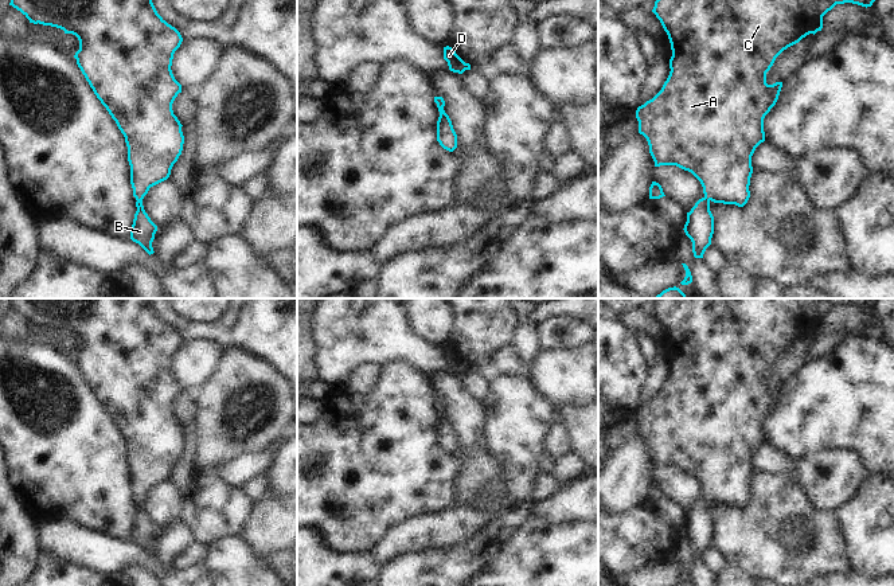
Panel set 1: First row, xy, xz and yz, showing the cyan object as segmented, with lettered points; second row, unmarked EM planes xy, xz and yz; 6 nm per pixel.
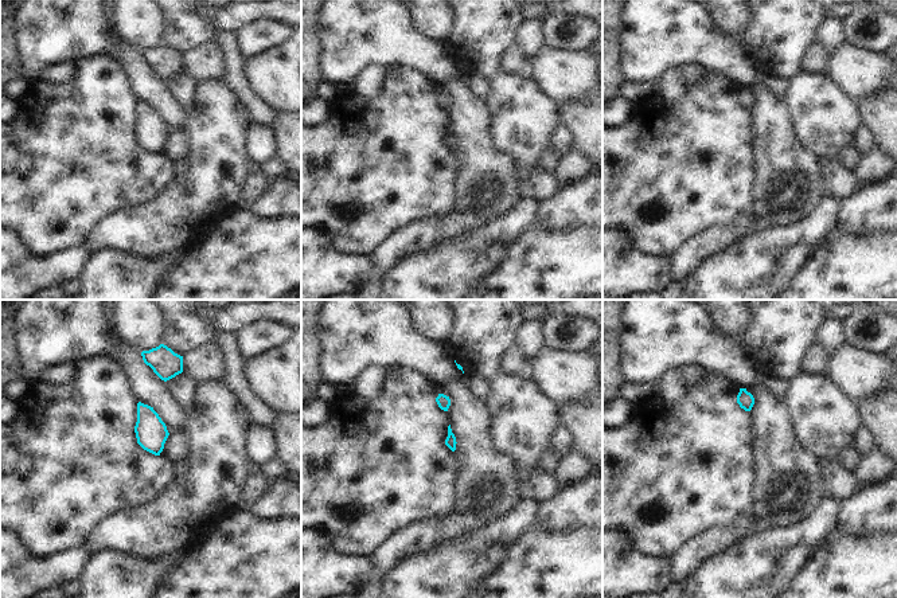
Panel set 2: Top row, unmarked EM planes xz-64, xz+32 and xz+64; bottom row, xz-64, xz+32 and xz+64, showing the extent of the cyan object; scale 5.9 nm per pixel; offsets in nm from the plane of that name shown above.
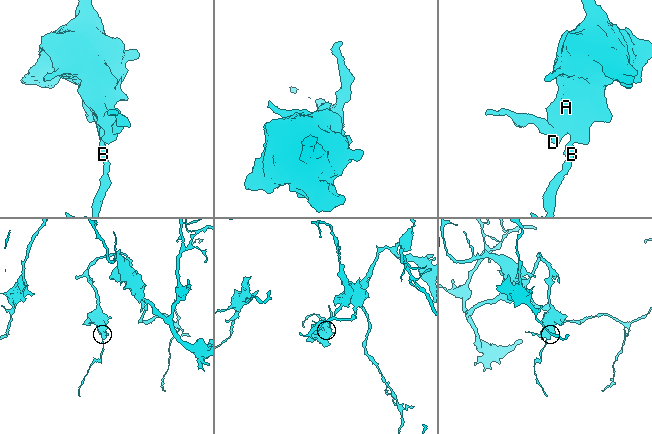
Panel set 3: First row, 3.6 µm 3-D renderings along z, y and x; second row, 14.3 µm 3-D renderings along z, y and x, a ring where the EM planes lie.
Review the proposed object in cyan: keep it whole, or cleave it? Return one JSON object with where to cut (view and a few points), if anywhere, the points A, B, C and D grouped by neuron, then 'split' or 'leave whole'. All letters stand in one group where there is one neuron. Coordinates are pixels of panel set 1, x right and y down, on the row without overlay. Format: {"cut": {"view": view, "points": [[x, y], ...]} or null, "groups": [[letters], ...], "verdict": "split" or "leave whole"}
{"cut": null, "groups": [["A", "B", "C", "D"]], "verdict": "leave whole"}

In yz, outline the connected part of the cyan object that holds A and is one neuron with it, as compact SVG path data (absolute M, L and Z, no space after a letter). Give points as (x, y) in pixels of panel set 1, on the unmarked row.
M659 298L655 302L652 313L660 321L664 332L668 336L672 358L669 360L669 376L664 383L661 391L644 406L636 411L639 422L639 434L643 435L649 446L649 454L655 462L655 468L676 466L684 472L691 473L702 485L704 497L699 500L695 507L687 513L687 523L684 534L692 543L692 554L695 559L703 559L706 550L711 546L714 535L714 517L710 512L710 504L735 505L743 508L750 499L750 478L753 474L751 457L756 449L765 442L764 419L776 406L782 383L773 386L766 384L766 374L773 367L776 359L788 348L799 344L809 335L816 335L823 329L823 317L831 312L836 305L852 304L862 308L871 308L877 298Z

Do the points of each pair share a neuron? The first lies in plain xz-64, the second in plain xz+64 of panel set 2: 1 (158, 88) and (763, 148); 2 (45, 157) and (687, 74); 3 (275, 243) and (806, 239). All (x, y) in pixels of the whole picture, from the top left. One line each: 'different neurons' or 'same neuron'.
1: same neuron
2: different neurons
3: different neurons

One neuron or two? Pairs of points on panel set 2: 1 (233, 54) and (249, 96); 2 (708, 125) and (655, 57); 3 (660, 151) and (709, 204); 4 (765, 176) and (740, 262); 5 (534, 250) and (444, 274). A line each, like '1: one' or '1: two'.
1: one
2: two
3: one
4: two
5: two

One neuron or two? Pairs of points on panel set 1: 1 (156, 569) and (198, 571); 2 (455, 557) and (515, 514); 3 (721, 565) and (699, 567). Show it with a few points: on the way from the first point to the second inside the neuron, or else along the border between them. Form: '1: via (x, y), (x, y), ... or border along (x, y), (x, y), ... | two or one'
1: via (167, 571), (187, 571) | one
2: via (469, 554), (500, 527) | one
3: border along (702, 559), (714, 571) | two

